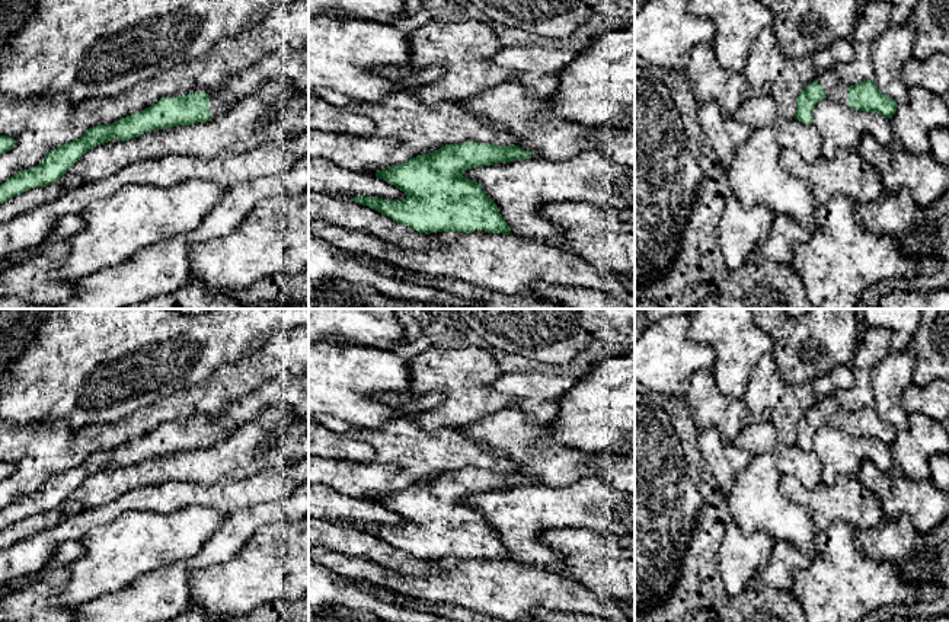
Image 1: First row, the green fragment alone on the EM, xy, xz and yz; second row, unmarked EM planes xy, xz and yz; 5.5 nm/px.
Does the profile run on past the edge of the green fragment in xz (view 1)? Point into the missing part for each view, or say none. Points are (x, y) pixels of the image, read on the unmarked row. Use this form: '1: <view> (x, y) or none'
1: none

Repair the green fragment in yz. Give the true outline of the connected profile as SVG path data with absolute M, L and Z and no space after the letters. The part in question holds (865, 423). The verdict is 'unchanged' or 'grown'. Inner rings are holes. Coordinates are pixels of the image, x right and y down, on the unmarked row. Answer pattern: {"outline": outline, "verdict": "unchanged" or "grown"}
{"outline": "M827 393L815 408L798 422L795 446L812 450L812 437L821 425L830 425L856 437L867 437L892 444L898 430L884 421L872 406L849 412L841 408L833 393Z", "verdict": "grown"}

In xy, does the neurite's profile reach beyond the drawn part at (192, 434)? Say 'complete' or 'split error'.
split error

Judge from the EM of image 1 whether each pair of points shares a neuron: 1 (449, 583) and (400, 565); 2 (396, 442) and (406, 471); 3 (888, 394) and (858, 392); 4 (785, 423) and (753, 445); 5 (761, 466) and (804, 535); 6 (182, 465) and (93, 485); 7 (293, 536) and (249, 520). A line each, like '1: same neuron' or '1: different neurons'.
1: different neurons
2: same neuron
3: different neurons
4: different neurons
5: same neuron
6: same neuron
7: different neurons

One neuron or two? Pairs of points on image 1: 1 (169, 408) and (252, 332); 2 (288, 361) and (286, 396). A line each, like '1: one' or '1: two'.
1: two
2: two

